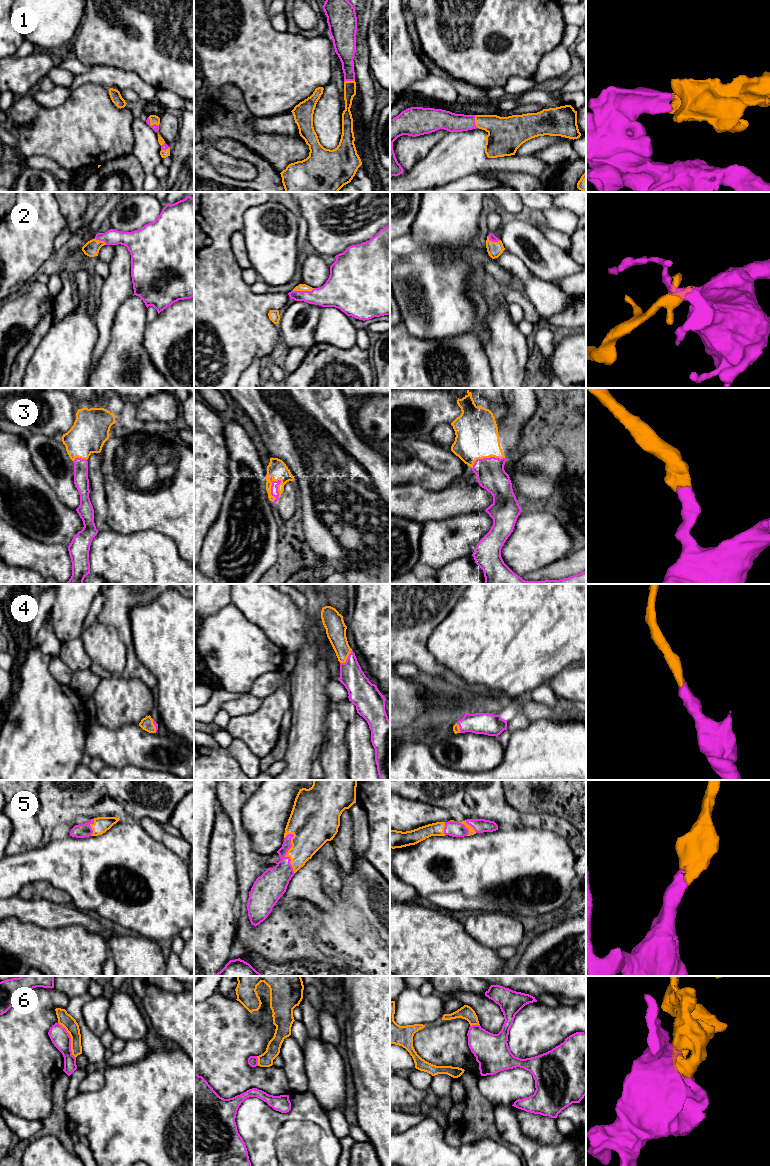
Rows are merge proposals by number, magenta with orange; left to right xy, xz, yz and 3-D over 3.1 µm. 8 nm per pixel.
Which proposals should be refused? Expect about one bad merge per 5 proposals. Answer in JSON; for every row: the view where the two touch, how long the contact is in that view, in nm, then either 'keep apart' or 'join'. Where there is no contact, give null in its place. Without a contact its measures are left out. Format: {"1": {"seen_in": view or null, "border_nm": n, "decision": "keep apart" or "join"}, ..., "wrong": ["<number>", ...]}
{"1": {"seen_in": "yz", "border_nm": 110, "decision": "join"}, "2": {"seen_in": "xz", "border_nm": 180, "decision": "join"}, "3": {"seen_in": "xz", "border_nm": 220, "decision": "join"}, "4": {"seen_in": "xz", "border_nm": 140, "decision": "join"}, "5": {"seen_in": "xz", "border_nm": 340, "decision": "join"}, "6": {"seen_in": "xy", "border_nm": 320, "decision": "keep apart"}, "wrong": ["6"]}

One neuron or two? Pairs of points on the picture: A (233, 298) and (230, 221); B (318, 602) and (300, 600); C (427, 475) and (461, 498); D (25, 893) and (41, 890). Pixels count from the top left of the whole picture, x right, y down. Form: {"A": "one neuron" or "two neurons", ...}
{"A": "one neuron", "B": "two neurons", "C": "two neurons", "D": "one neuron"}

